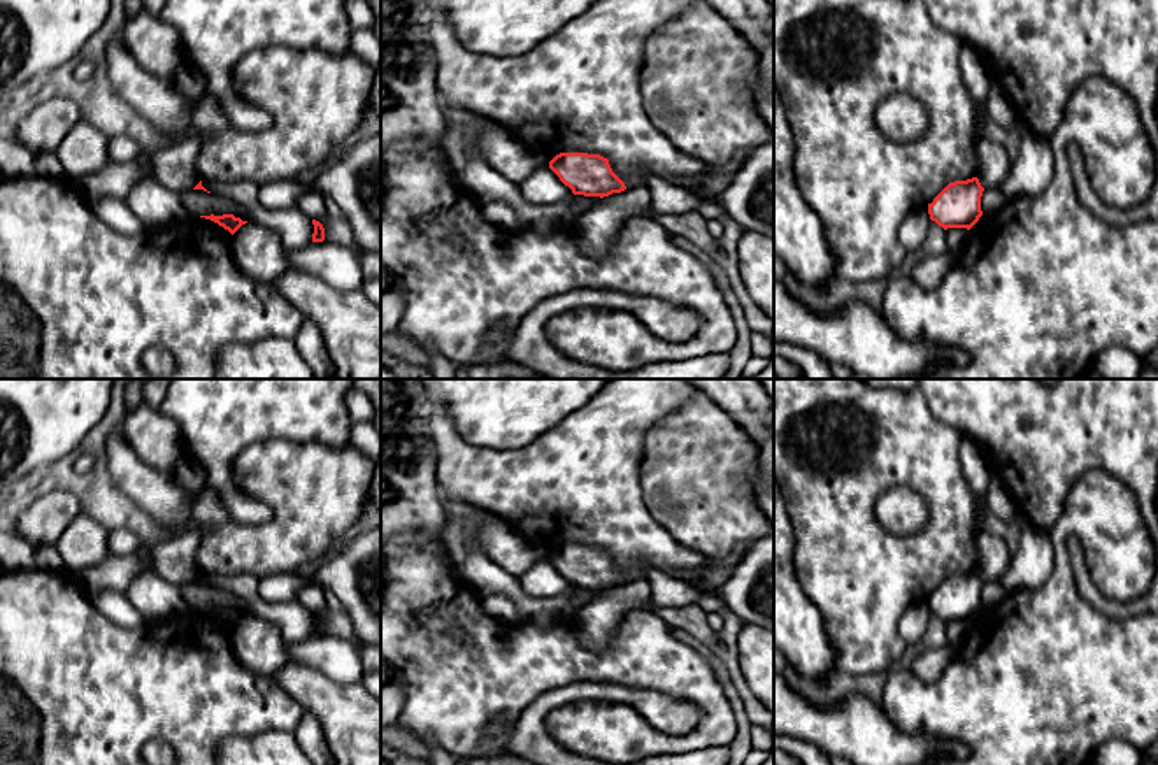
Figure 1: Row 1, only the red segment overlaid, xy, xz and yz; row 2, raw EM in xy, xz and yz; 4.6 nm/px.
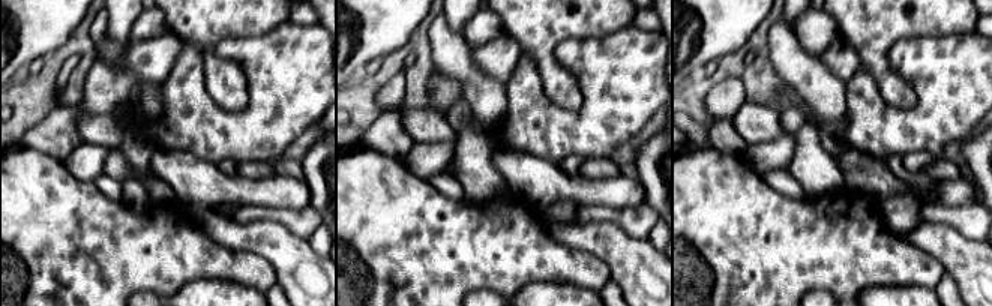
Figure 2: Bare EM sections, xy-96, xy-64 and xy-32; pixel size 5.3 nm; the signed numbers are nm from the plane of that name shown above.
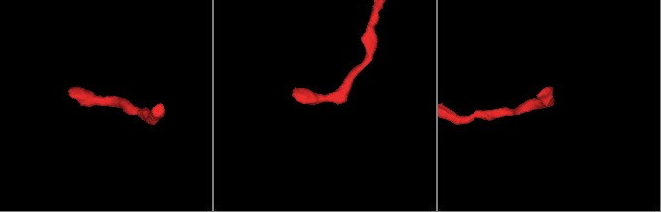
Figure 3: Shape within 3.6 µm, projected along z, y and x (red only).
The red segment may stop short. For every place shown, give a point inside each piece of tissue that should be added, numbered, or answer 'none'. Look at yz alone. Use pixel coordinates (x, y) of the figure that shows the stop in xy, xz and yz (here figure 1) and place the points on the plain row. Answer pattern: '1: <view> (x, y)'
none

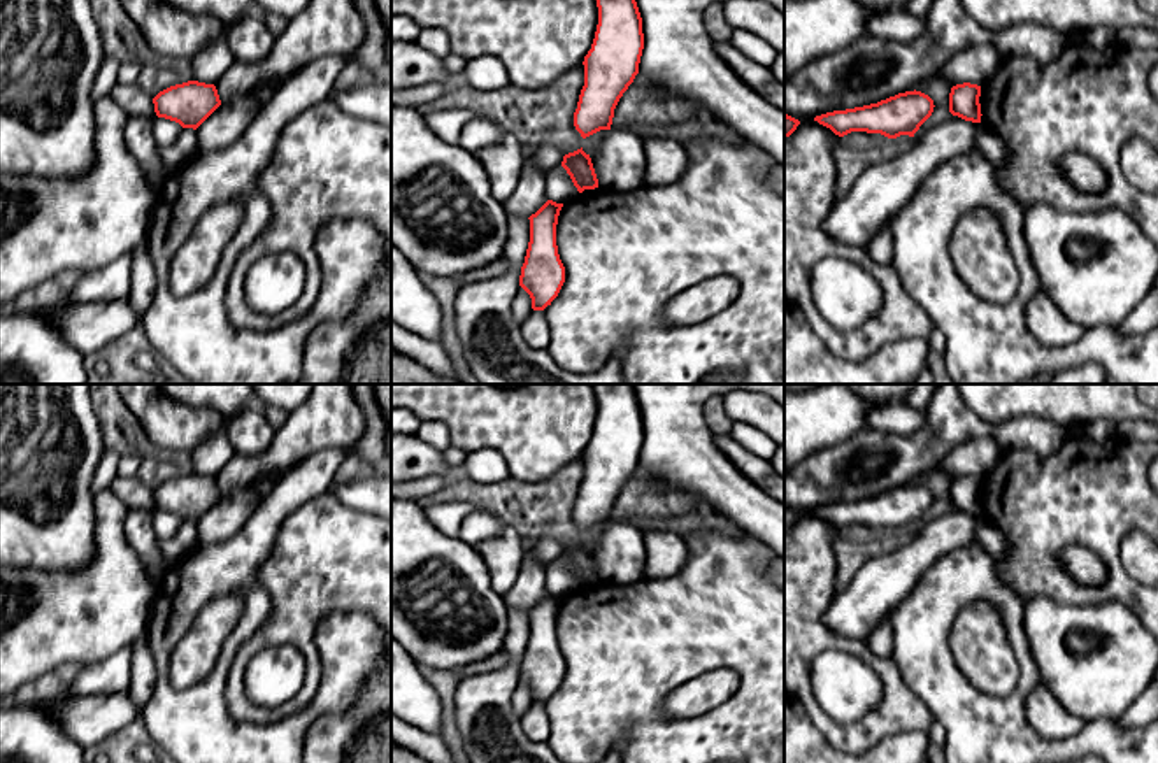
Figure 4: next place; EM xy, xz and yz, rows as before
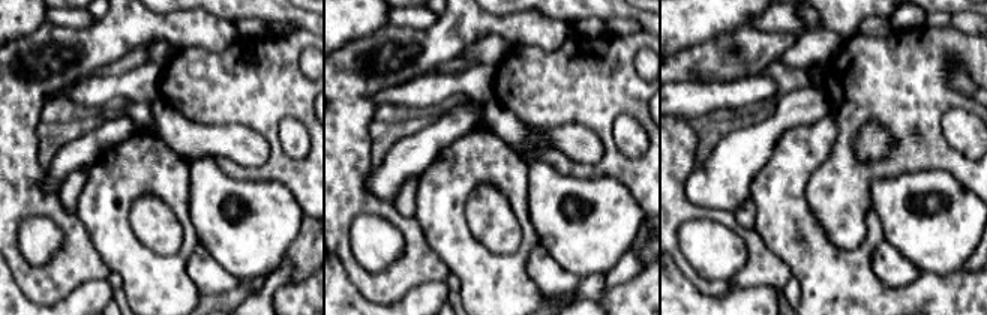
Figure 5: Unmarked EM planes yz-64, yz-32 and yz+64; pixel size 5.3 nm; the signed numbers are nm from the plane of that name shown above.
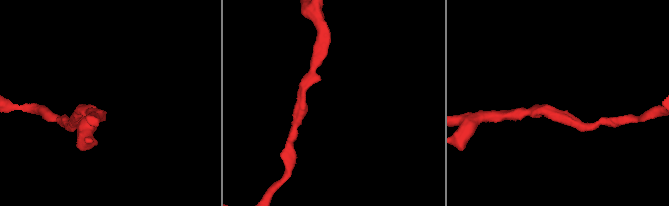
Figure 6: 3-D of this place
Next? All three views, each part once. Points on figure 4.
1: xy (330, 418)

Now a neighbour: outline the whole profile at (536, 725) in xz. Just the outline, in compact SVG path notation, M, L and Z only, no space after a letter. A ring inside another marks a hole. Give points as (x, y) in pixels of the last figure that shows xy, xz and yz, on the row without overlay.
M533 703L523 714L521 728L533 742L546 742L549 737L549 719L544 703Z

